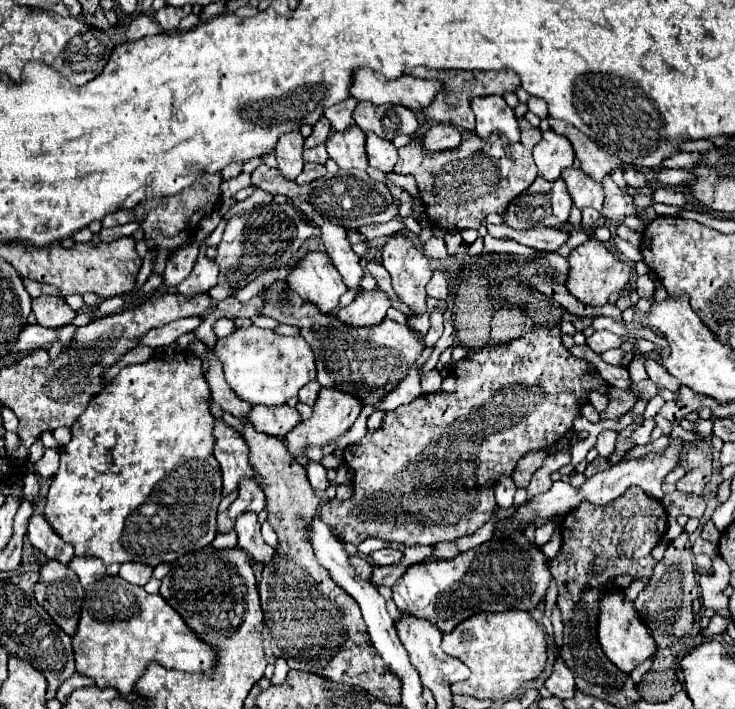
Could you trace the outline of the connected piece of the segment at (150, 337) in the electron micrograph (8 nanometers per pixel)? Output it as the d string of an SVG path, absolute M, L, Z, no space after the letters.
M187 317L187 319L179 319L175 323L169 323L167 327L159 327L149 331L147 335L141 337L141 345L149 345L153 349L161 349L161 347L169 347L173 345L181 335L195 331L201 325L203 317Z

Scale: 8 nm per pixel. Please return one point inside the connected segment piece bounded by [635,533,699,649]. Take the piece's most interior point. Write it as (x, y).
(665, 604)

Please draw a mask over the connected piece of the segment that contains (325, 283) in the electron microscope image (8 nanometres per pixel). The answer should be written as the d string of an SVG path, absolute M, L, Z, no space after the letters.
M309 251L303 259L299 259L287 275L287 283L295 293L299 293L299 297L315 303L323 313L331 313L337 307L339 297L347 291L339 271L335 271L335 265L331 263L331 259L327 259L327 253L323 251Z

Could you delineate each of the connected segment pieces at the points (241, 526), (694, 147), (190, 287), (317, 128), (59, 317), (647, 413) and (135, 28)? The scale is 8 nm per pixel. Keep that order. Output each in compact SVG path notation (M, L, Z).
M255 513L239 515L239 519L235 519L235 531L239 535L239 547L245 549L253 557L253 561L261 565L267 565L271 561L271 555L275 551L263 541L261 523L257 521Z
M696 140L696 141L686 141L679 145L680 152L699 152L703 153L715 145L710 140Z
M199 255L191 275L177 285L177 291L185 297L191 297L197 293L209 293L209 289L215 287L217 283L217 275L219 275L219 267L215 267L215 263L205 255Z
M323 117L323 119L319 119L319 123L313 125L313 133L305 139L305 147L307 147L307 149L317 147L317 145L325 143L329 135L331 135L331 123Z
M43 295L33 301L33 313L37 315L37 323L43 327L63 327L75 319L75 311L61 297Z
M659 395L653 397L652 399L649 400L647 407L644 411L643 417L645 419L654 418L664 404L665 400Z
M145 13L137 15L131 25L127 27L127 39L129 41L135 41L135 39L143 39L147 35L157 35L157 33L163 33L163 29Z

